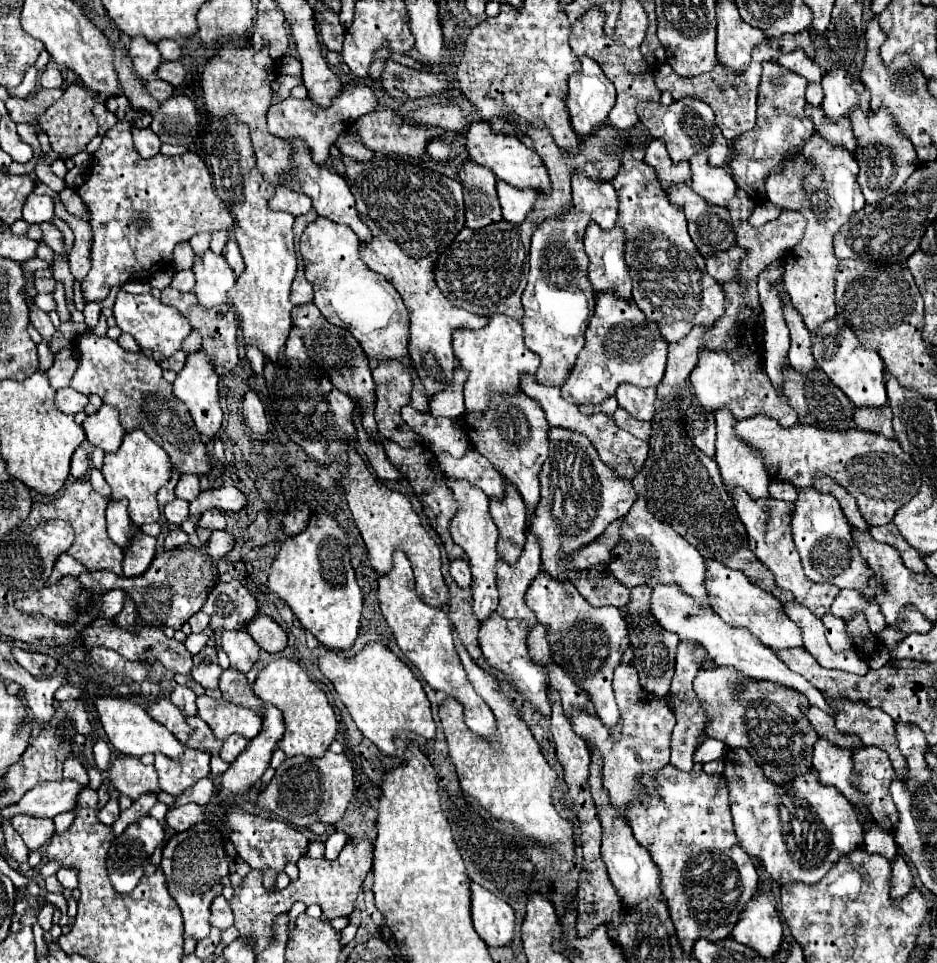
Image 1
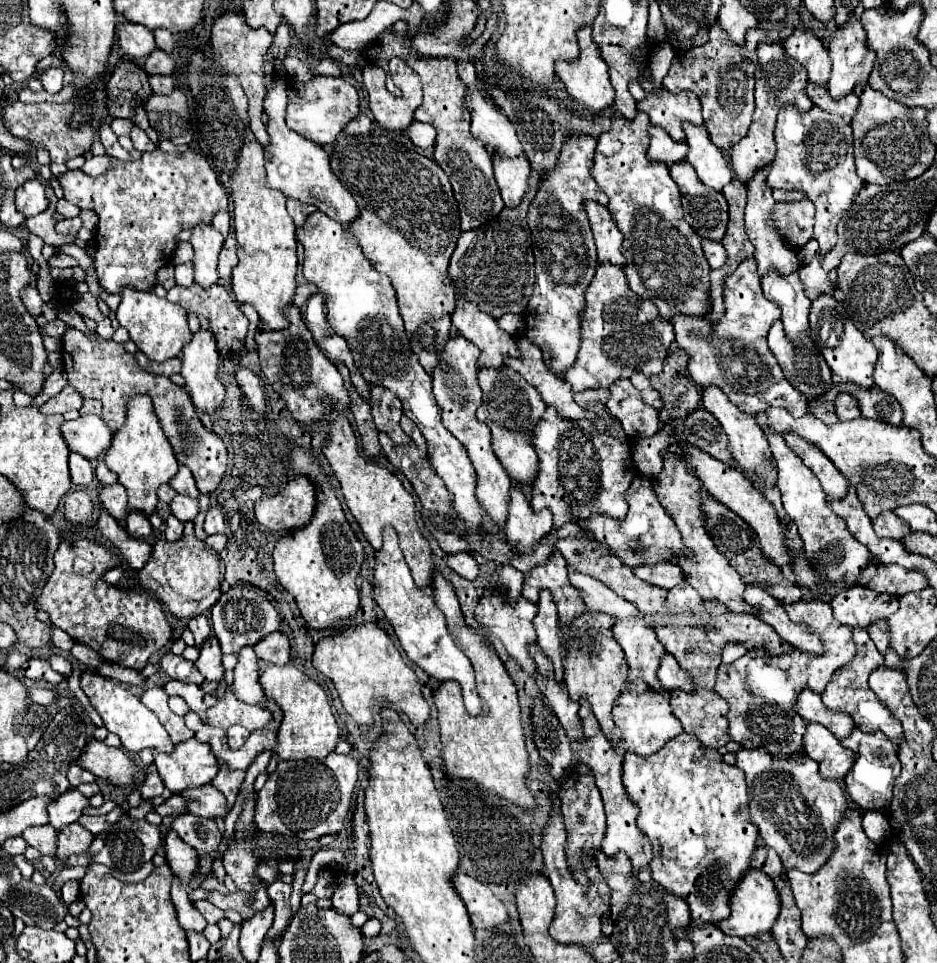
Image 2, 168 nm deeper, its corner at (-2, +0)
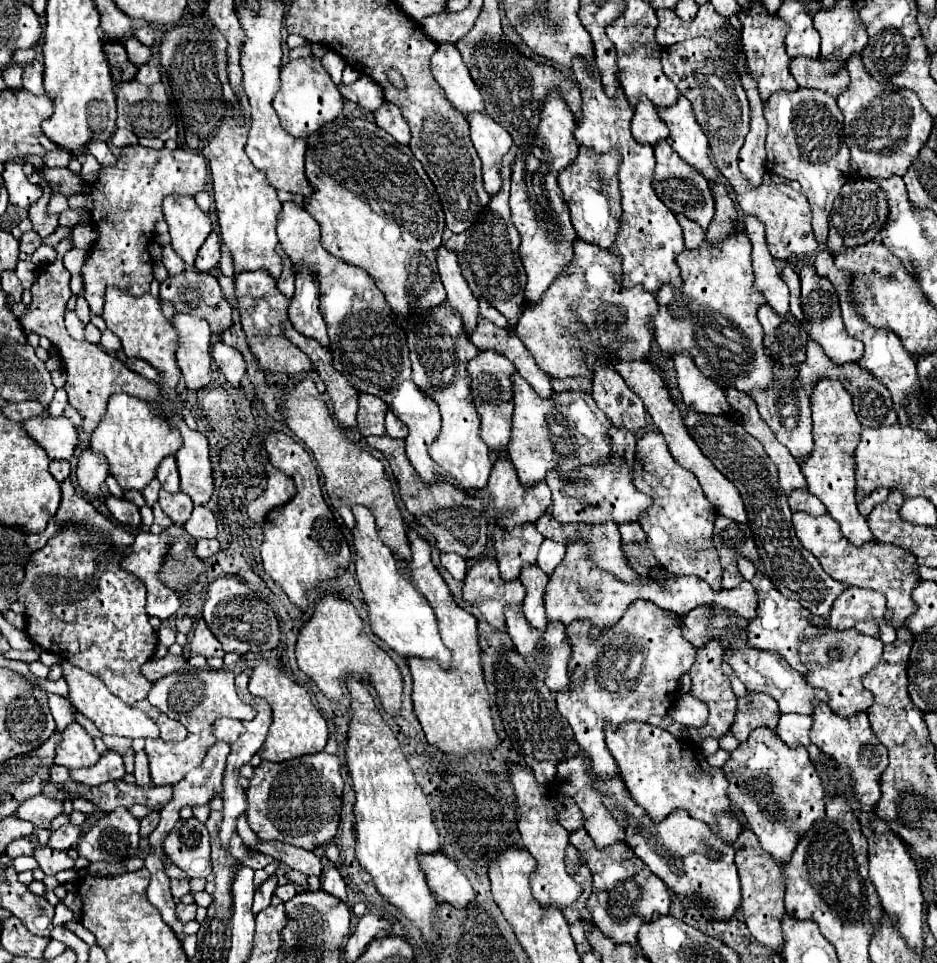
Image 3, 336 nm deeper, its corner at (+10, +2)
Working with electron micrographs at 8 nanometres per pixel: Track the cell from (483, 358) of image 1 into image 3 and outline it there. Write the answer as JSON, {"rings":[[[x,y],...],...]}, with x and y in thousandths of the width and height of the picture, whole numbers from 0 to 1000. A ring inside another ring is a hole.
{"rings":[[[475,255],[466,260],[466,278],[469,278],[471,293],[477,301],[477,316],[486,326],[490,326],[496,345],[503,347],[509,341],[511,314],[507,312],[507,307],[501,303],[501,297],[496,295],[496,289],[488,274],[488,266],[483,266],[483,262],[479,262]]]}

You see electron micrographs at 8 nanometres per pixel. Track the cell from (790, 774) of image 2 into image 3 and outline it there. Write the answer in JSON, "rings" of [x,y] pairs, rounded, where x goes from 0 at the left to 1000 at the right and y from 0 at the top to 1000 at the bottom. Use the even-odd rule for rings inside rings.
{"rings":[[[808,756],[808,760],[801,760],[799,768],[789,773],[772,793],[772,802],[778,806],[780,835],[795,845],[799,860],[812,874],[812,881],[831,897],[844,893],[851,874],[880,847],[880,820],[876,808],[870,800],[863,802],[863,795],[868,793],[859,777],[842,777],[829,762],[821,760],[821,756]],[[819,831],[829,831],[834,835],[836,849],[827,849],[821,841],[814,841],[814,833]]]}

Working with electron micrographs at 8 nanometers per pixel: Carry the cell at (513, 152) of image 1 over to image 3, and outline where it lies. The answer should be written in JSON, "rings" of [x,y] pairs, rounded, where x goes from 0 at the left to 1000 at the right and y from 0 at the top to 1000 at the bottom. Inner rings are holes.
{"rings":[[[469,46],[460,60],[460,75],[483,112],[492,118],[518,118],[515,100],[505,87],[492,56],[483,46]]]}

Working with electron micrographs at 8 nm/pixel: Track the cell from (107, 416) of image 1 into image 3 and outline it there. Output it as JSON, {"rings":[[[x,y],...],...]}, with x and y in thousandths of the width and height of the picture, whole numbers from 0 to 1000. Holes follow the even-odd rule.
{"rings":[[[37,432],[27,438],[27,447],[44,461],[54,478],[74,478],[82,465],[84,451],[78,438],[69,432]]]}

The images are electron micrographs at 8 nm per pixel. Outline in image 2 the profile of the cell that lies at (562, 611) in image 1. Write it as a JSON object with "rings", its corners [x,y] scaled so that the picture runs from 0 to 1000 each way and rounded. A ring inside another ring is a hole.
{"rings":[[[592,569],[586,575],[586,586],[577,586],[567,590],[560,596],[560,609],[558,619],[567,625],[575,623],[575,613],[584,611],[590,617],[590,623],[597,633],[597,644],[612,644],[616,638],[624,636],[624,625],[620,623],[620,617],[609,609],[605,600],[605,584]]]}

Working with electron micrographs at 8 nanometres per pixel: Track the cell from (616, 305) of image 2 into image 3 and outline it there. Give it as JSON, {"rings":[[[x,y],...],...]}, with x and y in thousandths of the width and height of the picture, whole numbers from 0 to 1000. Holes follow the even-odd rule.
{"rings":[[[618,249],[614,255],[612,278],[599,291],[592,291],[582,303],[577,316],[562,320],[554,330],[550,345],[571,372],[573,380],[590,393],[633,393],[635,380],[652,376],[688,374],[695,363],[697,345],[693,343],[701,326],[701,312],[684,296],[665,299],[658,287],[658,266],[650,260],[633,258]]]}

